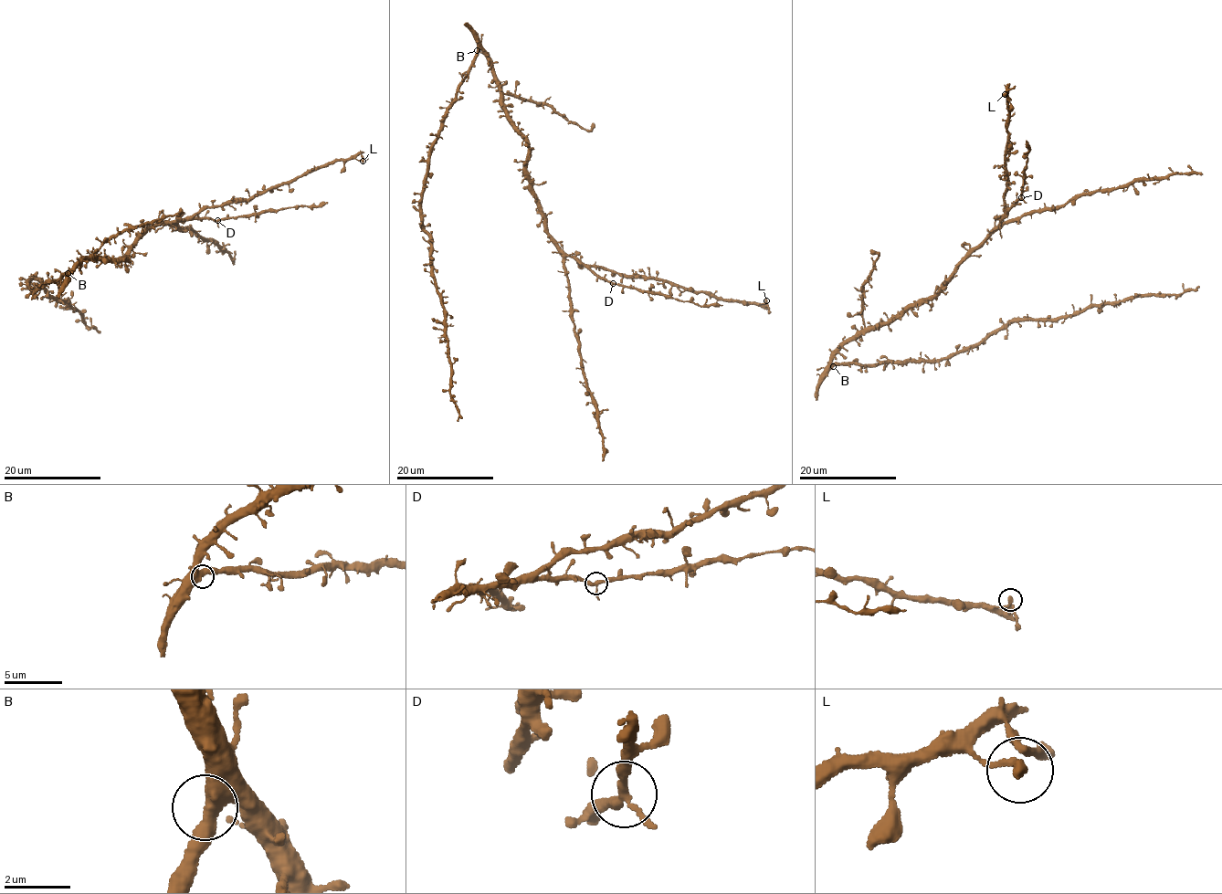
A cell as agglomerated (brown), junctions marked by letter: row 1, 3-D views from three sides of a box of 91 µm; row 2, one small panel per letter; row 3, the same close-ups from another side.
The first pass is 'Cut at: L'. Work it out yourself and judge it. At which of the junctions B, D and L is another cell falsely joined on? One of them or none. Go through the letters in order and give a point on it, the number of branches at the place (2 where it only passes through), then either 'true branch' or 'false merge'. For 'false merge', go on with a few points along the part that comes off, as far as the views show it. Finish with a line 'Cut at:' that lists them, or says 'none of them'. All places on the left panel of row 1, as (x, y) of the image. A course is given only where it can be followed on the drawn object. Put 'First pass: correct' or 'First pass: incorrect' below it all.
B: at (68, 273); 3 branches meet; true branch
D: at (217, 220); 3 branches meet; true branch
L: at (363, 161); 2 branches meet; true branch
Cut at: none of them
First pass: incorrect

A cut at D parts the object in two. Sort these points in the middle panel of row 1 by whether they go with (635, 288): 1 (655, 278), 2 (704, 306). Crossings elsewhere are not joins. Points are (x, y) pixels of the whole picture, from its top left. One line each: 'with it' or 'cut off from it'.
1: cut off from it
2: with it

